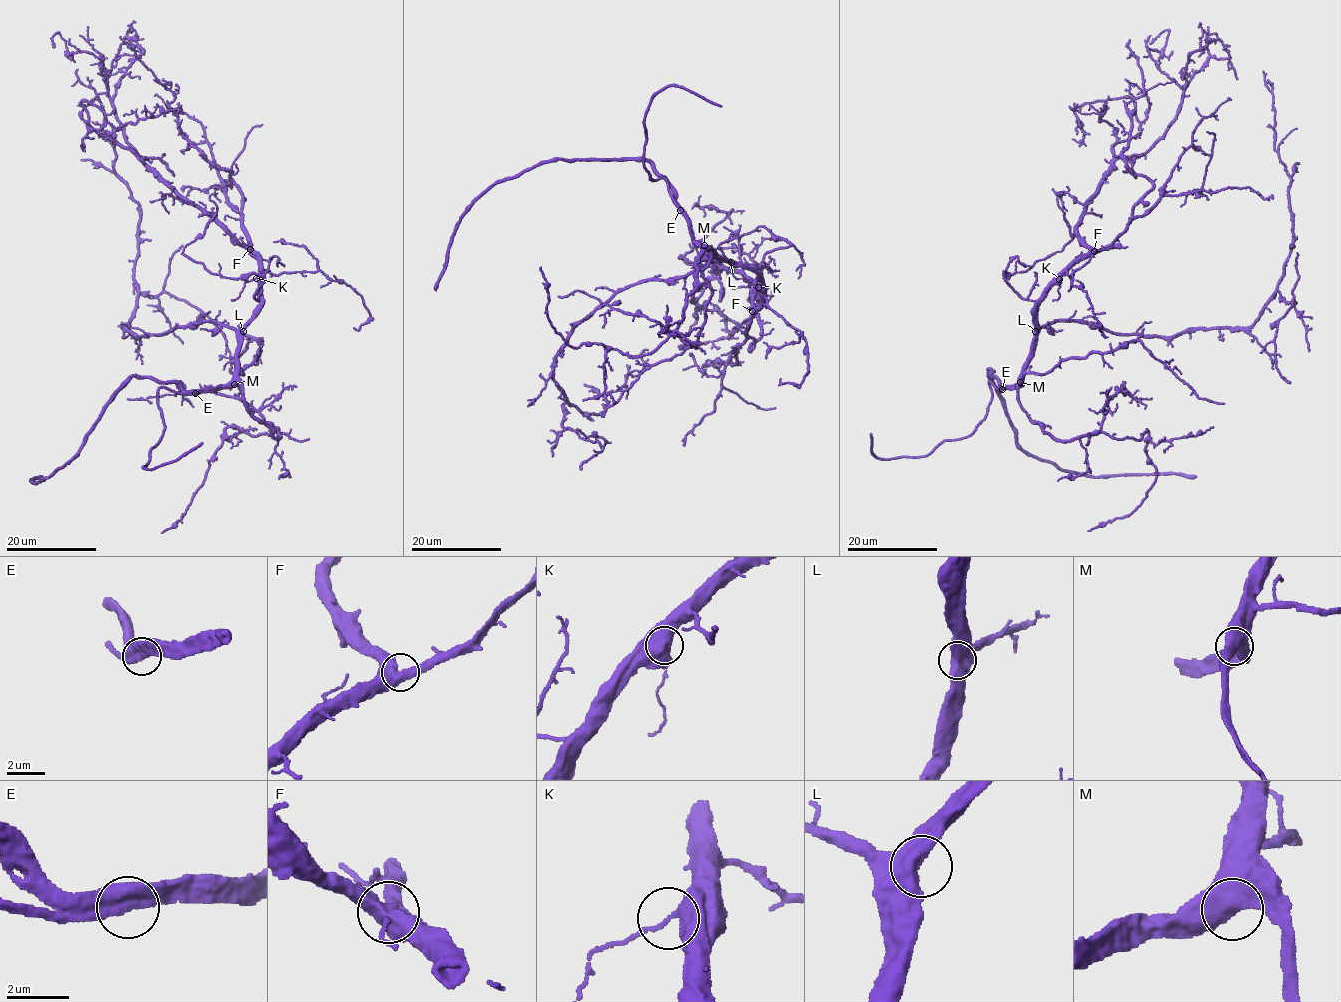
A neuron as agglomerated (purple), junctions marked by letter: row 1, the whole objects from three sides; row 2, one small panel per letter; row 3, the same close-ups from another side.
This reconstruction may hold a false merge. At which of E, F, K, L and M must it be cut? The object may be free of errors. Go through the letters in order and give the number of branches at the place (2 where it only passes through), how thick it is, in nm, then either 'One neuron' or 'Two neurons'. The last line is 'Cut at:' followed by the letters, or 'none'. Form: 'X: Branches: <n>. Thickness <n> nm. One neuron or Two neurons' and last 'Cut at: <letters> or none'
E: Branches: 2. Thickness 550 nm. One neuron
F: Branches: 2. Thickness 600 nm. One neuron
K: Branches: 2. Thickness 420 nm. One neuron
L: Branches: 2. Thickness 600 nm. One neuron
M: Branches: 2. Thickness 600 nm. One neuron
Cut at: none

